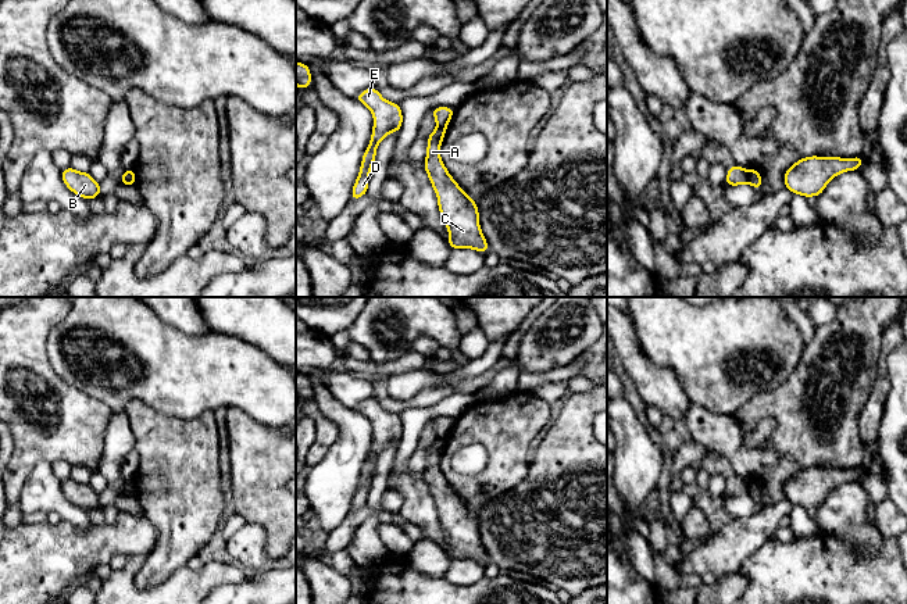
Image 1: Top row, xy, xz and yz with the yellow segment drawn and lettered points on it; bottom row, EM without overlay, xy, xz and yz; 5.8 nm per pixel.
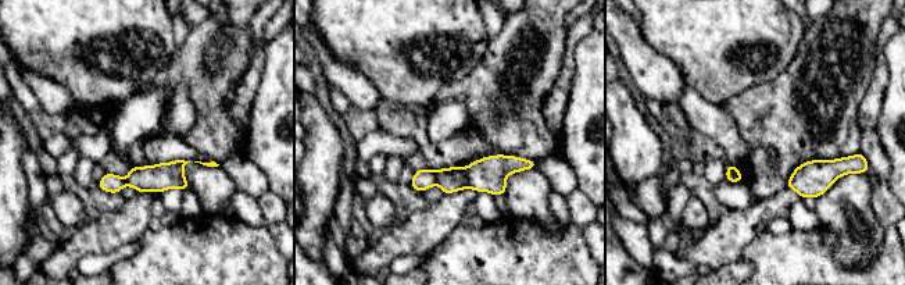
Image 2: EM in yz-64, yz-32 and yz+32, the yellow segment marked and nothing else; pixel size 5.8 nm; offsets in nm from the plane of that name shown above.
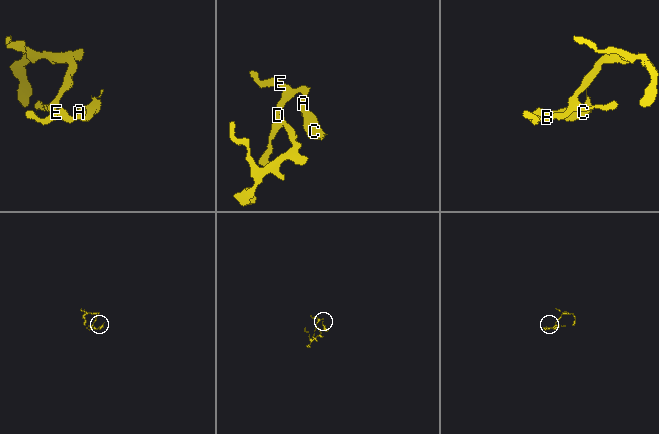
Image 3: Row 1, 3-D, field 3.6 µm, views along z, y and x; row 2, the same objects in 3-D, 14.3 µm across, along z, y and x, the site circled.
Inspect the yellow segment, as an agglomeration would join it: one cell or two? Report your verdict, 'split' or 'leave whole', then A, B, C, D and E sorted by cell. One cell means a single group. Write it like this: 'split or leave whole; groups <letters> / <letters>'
split; groups A C / B D E

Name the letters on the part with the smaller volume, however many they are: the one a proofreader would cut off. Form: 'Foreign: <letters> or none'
Foreign: A, C

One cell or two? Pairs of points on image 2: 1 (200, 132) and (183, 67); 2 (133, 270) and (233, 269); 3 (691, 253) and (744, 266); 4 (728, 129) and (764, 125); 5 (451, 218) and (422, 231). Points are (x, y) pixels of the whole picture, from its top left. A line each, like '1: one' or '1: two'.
1: one
2: one
3: two
4: two
5: one

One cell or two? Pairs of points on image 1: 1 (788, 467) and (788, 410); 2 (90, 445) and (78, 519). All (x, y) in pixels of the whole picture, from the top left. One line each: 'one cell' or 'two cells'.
1: one cell
2: two cells

